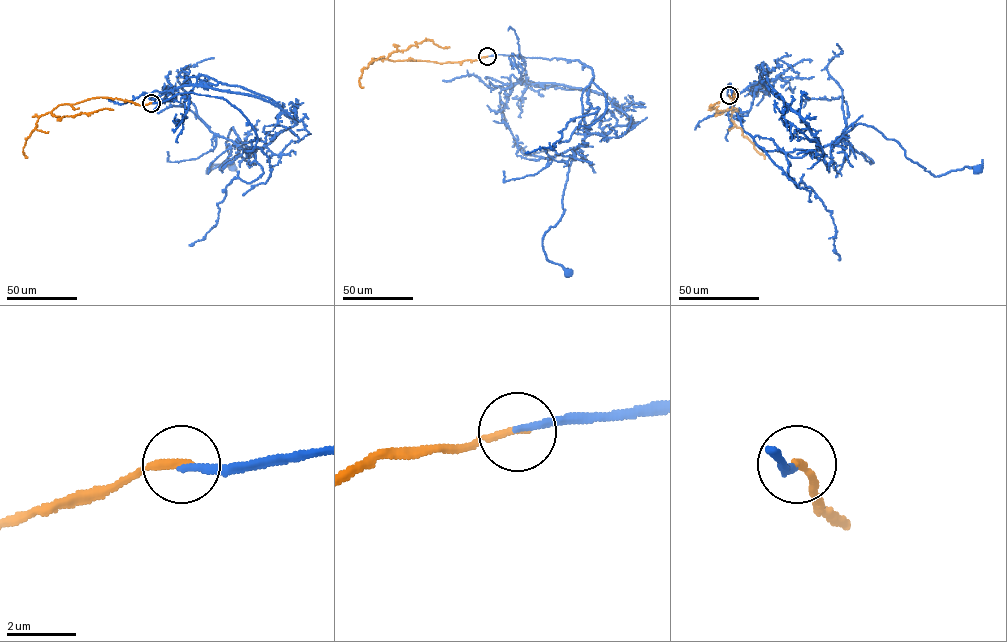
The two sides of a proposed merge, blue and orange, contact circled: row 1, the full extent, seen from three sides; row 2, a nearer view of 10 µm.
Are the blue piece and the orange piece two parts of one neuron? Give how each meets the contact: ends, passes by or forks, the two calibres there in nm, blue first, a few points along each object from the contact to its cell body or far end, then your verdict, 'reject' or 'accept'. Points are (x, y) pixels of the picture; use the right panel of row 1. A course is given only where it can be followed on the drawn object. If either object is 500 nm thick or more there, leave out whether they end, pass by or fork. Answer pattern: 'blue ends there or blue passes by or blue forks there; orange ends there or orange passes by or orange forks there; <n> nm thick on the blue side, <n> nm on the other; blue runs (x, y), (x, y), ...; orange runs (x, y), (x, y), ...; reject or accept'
blue ends there; orange ends there; 200 nm thick on the blue side, 240 nm on the other; blue runs (728, 95), (730, 83), (741, 127), (763, 150), (802, 157), (863, 123), (935, 176), (977, 170); orange runs (729, 95), (733, 98), (737, 89), (729, 110), (723, 112), (710, 107), (718, 104); accept

